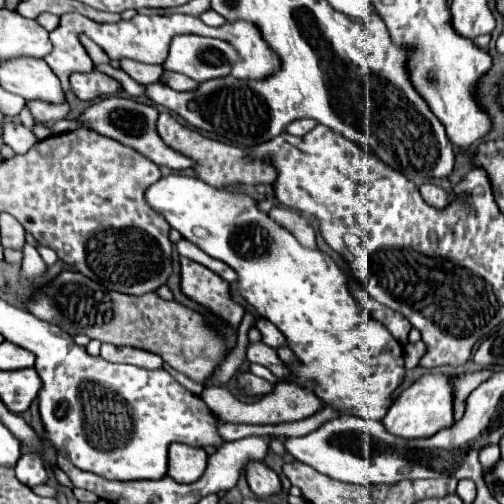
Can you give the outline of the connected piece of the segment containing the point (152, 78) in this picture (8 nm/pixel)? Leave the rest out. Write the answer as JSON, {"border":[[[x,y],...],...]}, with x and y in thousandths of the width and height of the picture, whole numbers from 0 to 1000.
{"border":[[[244,119],[240,135],[272,163],[280,167],[308,167],[315,163],[319,147],[323,147],[323,131],[296,131],[296,127],[276,127],[276,123],[260,123],[260,119]]]}

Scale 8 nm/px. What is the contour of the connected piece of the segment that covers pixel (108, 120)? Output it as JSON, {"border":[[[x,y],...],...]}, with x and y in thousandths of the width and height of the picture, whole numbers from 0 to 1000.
{"border":[[[208,194],[196,206],[177,210],[157,238],[165,238],[177,254],[185,254],[188,262],[216,270],[240,286],[252,286],[260,294],[268,294],[272,302],[280,302],[284,310],[292,310],[296,317],[304,317],[308,325],[323,325],[335,329],[339,337],[367,337],[379,333],[383,321],[371,317],[363,306],[339,298],[335,290],[327,290],[327,282],[315,274],[312,258],[308,258],[308,238],[312,238],[312,214],[308,210],[292,210],[256,194]]]}

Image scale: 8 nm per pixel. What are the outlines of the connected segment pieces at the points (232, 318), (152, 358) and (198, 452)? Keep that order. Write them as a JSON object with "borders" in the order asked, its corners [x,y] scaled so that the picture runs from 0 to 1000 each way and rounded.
{"borders":[[[[359,512],[359,575],[387,599],[435,623],[458,647],[474,647],[486,619],[482,607],[462,595],[454,560],[446,560],[415,532],[399,528],[387,516]]],[[[204,683],[200,687],[200,706],[216,718],[248,718],[248,722],[268,722],[276,730],[319,730],[323,714],[312,702],[276,694],[276,690],[256,690],[256,687],[228,687],[228,683]]],[[[363,881],[335,885],[331,944],[339,944],[343,952],[379,960],[403,944],[407,929],[411,929],[411,897],[403,889],[379,889]]]]}

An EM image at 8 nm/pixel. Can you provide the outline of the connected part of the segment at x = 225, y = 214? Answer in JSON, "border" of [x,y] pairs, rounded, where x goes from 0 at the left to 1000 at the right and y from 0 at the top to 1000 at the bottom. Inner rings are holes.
{"border":[[[339,345],[300,365],[288,381],[292,405],[319,425],[339,452],[355,456],[363,472],[395,488],[407,504],[435,512],[474,544],[478,587],[510,615],[514,627],[538,635],[562,663],[573,663],[573,690],[589,706],[589,722],[577,726],[593,762],[625,754],[625,782],[653,806],[712,821],[724,833],[756,833],[776,806],[776,782],[796,762],[800,690],[776,659],[704,599],[688,575],[688,552],[673,528],[637,496],[613,496],[597,488],[585,468],[546,444],[526,421],[510,417],[494,389],[462,377],[431,377],[387,349]]]}

